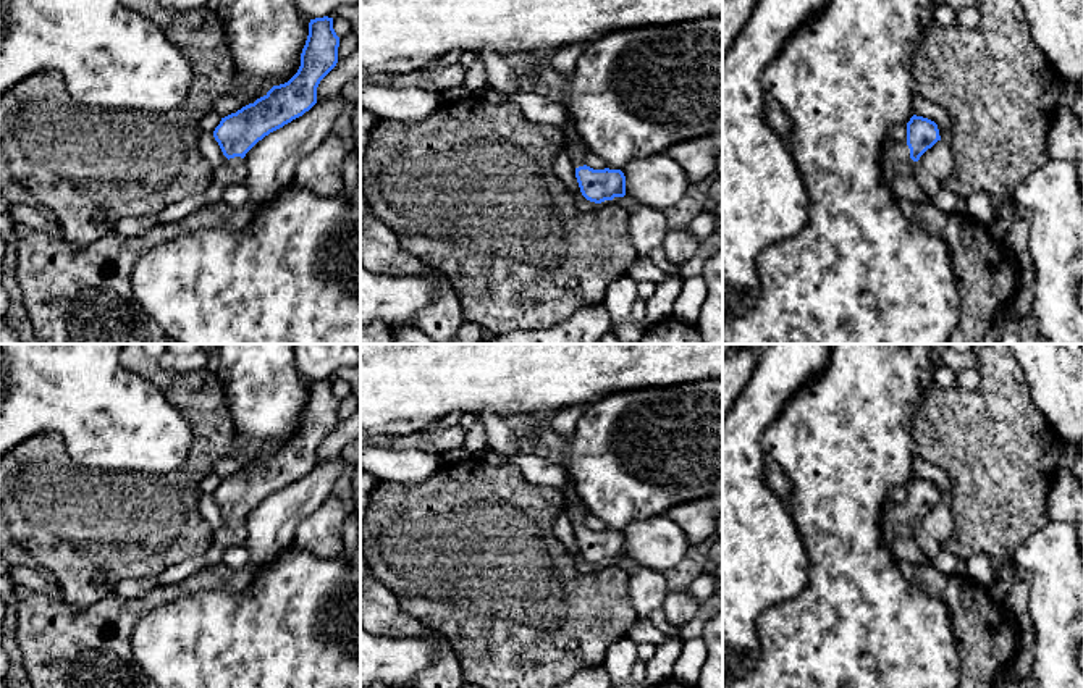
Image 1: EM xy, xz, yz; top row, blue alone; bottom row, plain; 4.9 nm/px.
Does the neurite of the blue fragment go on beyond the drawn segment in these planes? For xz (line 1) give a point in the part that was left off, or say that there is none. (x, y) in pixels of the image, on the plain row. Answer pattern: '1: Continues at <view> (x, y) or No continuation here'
1: Continues at xz (576, 509)

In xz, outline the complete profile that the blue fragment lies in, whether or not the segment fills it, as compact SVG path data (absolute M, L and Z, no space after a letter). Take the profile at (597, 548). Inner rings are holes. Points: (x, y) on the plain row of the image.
M571 481L561 491L566 499L566 510L575 530L575 539L582 557L595 565L613 562L626 557L626 538L621 531L593 531L585 526L584 515L587 512L582 501L577 497Z

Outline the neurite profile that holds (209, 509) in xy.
M200 493L199 512L213 530L220 530L223 526L228 526L228 520L223 517L218 504L213 499L213 494Z

